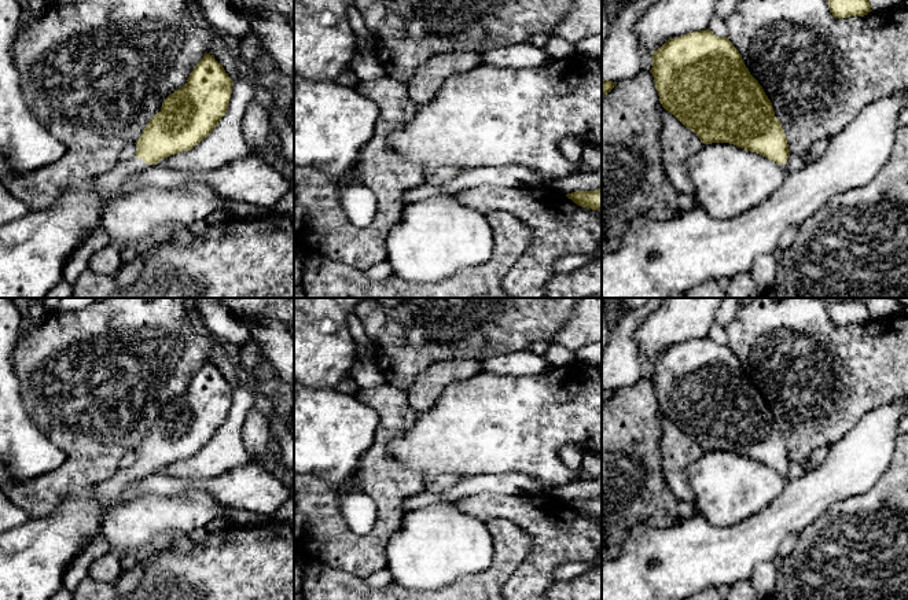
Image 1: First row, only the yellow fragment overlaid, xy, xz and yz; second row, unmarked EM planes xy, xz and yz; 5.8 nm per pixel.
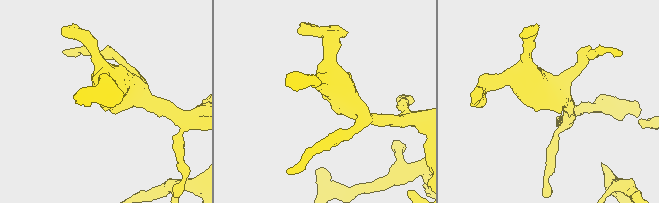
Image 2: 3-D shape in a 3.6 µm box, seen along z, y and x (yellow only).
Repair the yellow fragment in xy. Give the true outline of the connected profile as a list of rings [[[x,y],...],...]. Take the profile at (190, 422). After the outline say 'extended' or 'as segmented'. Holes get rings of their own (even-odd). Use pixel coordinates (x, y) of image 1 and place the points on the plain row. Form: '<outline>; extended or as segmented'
[[[209,360],[191,379],[187,391],[170,401],[135,450],[136,464],[117,471],[96,487],[100,501],[109,503],[133,482],[159,468],[194,456],[225,423],[234,389]]]; extended

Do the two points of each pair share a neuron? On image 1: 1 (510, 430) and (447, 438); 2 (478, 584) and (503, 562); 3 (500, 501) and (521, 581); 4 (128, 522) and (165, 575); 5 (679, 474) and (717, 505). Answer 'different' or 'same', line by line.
1: same
2: same
3: same
4: different
5: different

